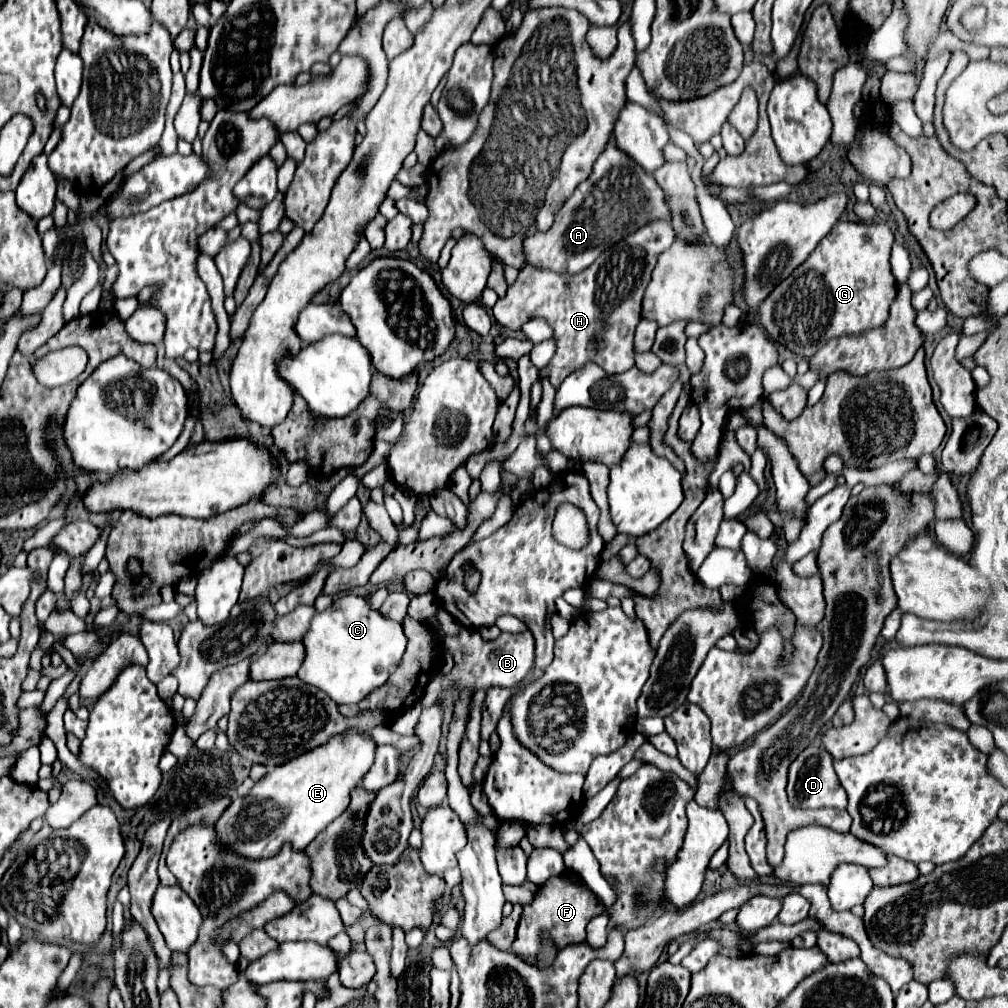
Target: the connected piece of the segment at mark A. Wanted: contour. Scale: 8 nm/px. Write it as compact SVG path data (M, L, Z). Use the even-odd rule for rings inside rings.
M612 137L594 163L590 177L576 187L572 197L556 213L554 225L524 241L526 263L558 273L580 273L598 257L598 253L602 253L602 245L610 245L614 231L616 239L632 235L638 227L642 227L642 219L644 223L652 223L654 219L670 221L666 193L658 187L650 173L634 163L634 159L630 159L624 151L618 151Z

